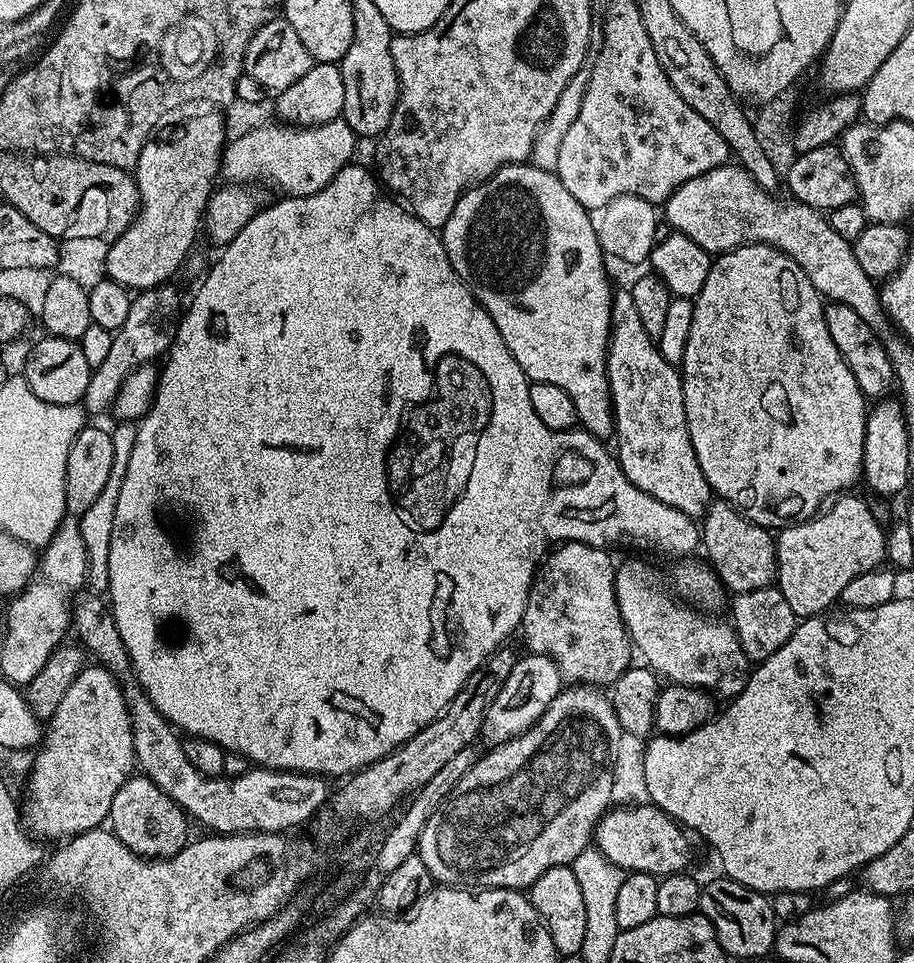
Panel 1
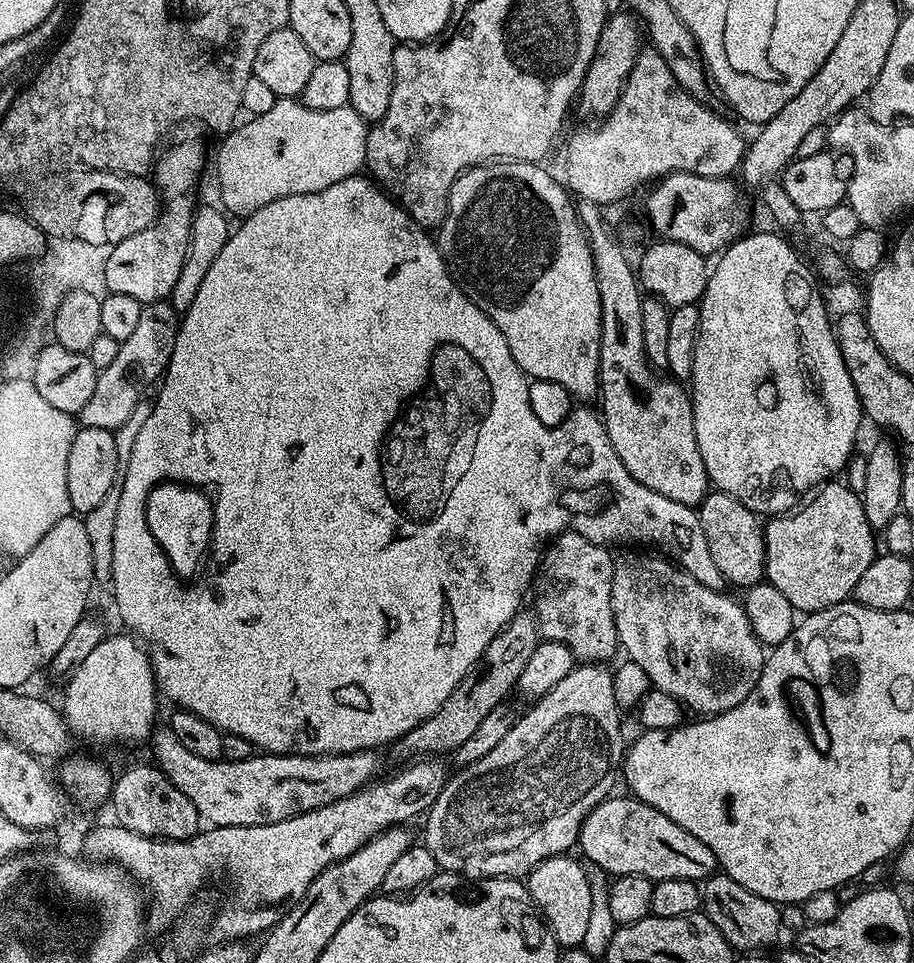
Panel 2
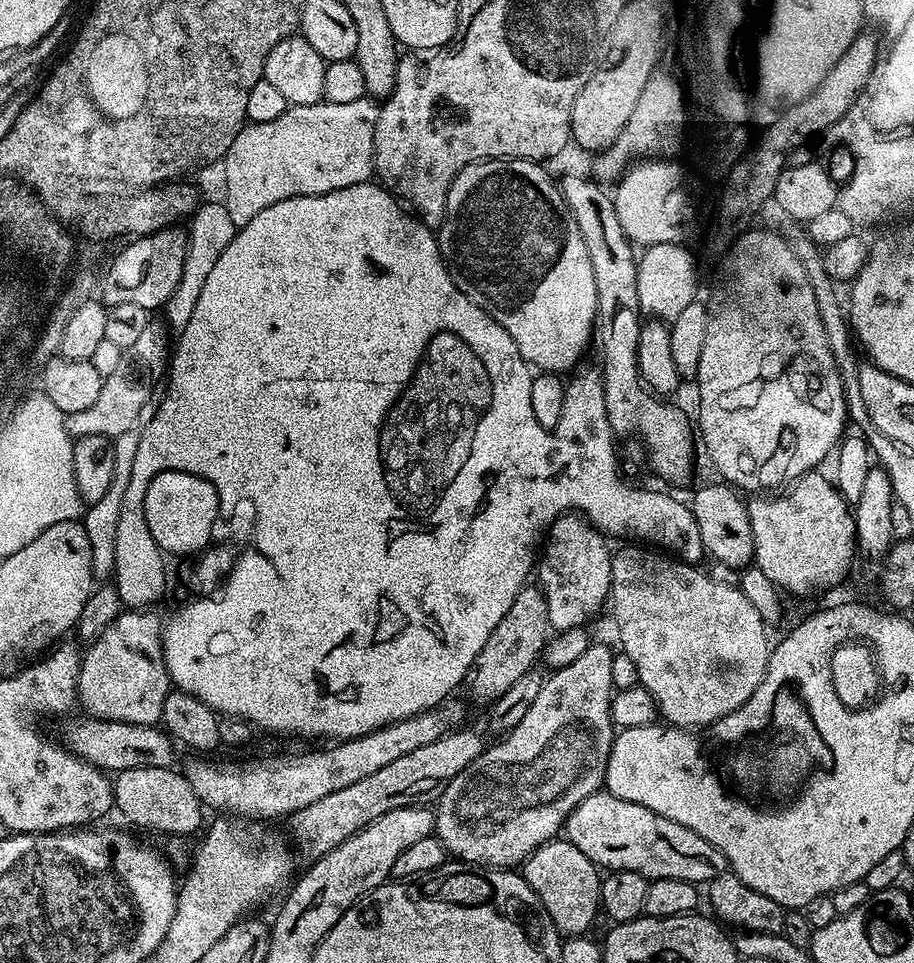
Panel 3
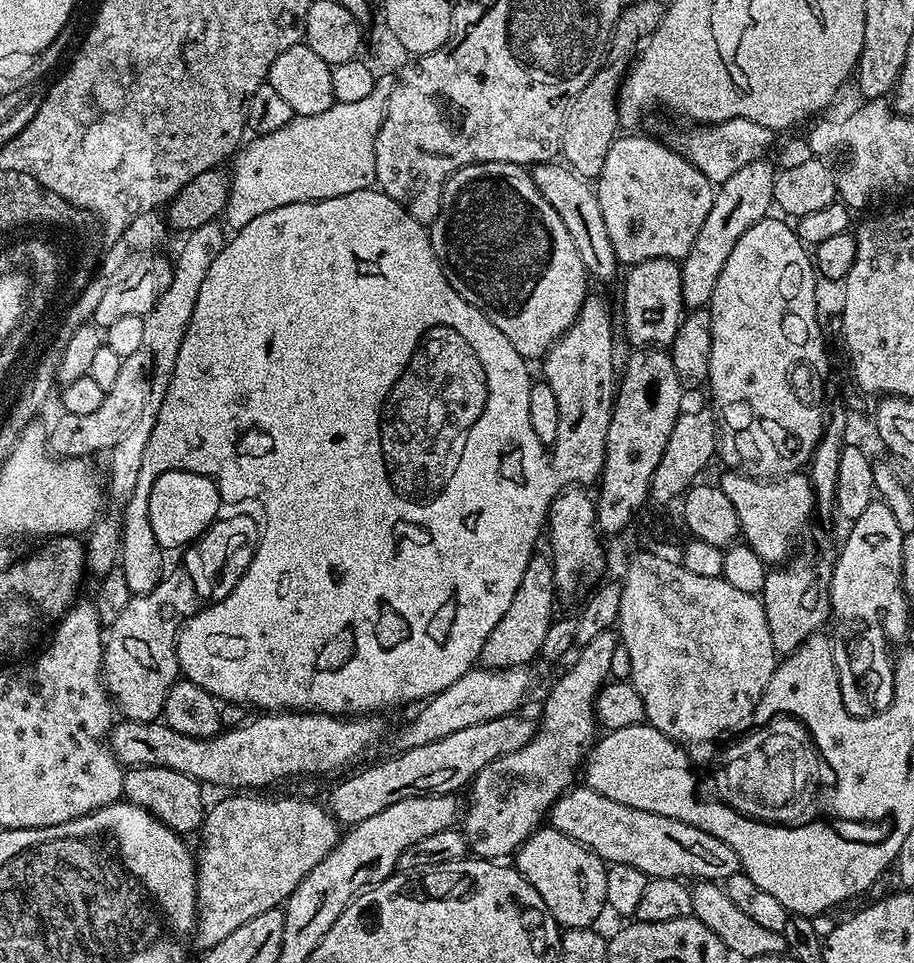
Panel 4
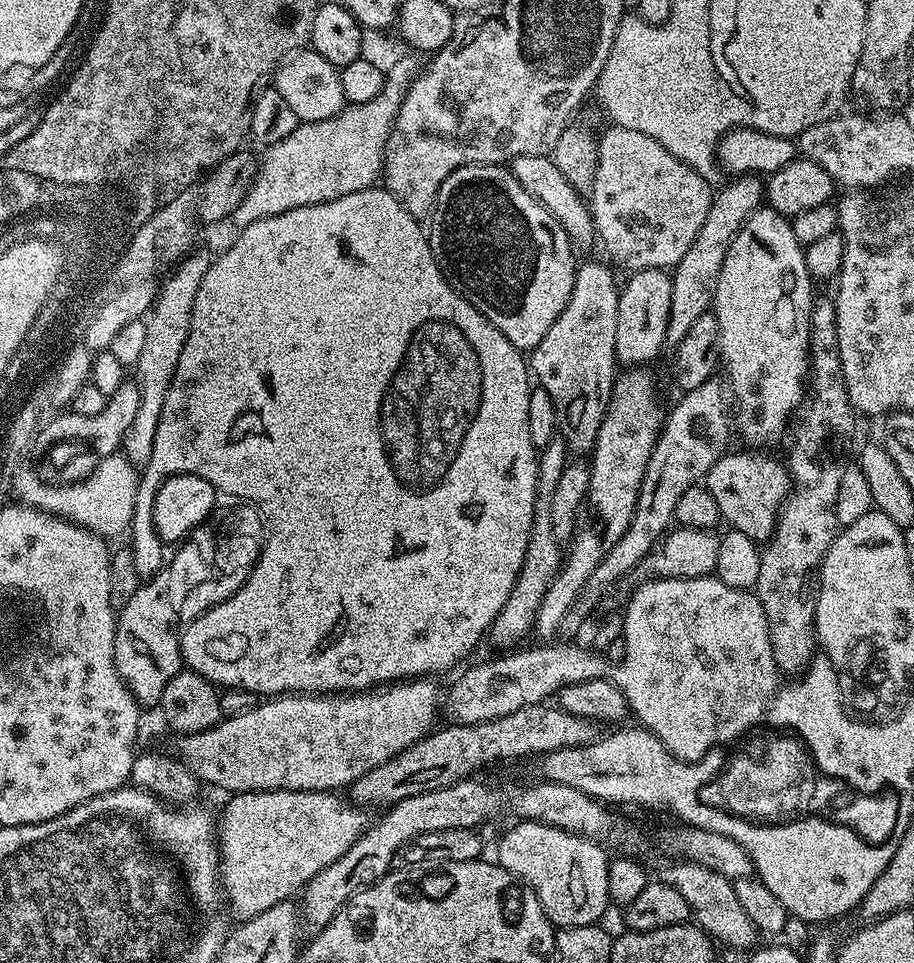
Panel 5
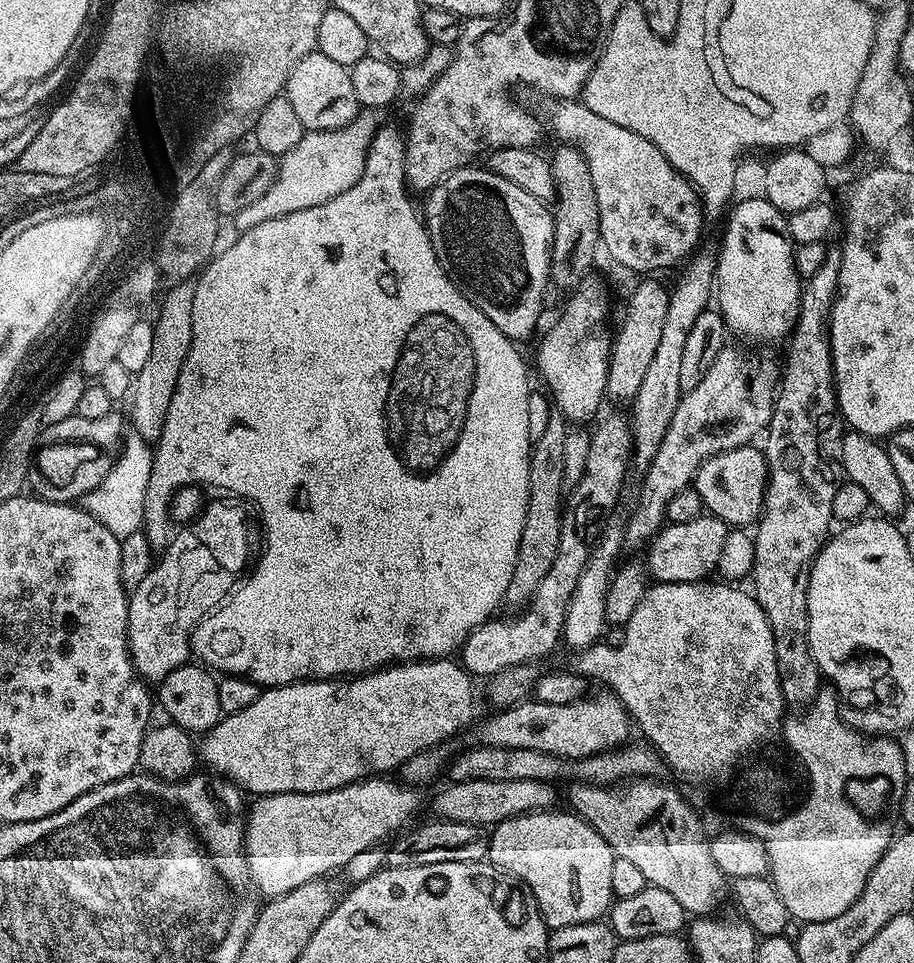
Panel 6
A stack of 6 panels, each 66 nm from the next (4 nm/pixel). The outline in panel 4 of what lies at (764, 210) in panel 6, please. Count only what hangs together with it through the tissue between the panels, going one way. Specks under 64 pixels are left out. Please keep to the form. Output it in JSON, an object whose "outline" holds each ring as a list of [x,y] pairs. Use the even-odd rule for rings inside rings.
{"outline":[[[772,219],[759,220],[738,238],[730,258],[726,258],[726,266],[722,266],[722,274],[718,274],[718,286],[714,286],[710,305],[712,345],[706,381],[706,388],[712,391],[711,407],[720,427],[719,459],[724,459],[729,469],[743,470],[760,478],[771,477],[773,473],[792,474],[811,461],[812,451],[826,427],[824,387],[828,384],[825,333],[816,317],[818,273],[813,257],[797,238],[791,223]]]}

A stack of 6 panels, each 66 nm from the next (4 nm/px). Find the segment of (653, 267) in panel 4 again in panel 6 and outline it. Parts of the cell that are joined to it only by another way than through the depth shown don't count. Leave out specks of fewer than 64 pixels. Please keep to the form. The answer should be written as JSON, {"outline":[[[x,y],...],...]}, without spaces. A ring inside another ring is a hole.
{"outline":[[[644,278],[632,292],[628,305],[624,308],[624,321],[620,324],[620,332],[615,333],[610,354],[610,366],[606,370],[608,396],[612,400],[631,402],[638,394],[638,386],[642,386],[642,377],[650,370],[650,362],[658,351],[658,341],[662,338],[662,325],[666,323],[669,289],[659,284],[659,279]]]}

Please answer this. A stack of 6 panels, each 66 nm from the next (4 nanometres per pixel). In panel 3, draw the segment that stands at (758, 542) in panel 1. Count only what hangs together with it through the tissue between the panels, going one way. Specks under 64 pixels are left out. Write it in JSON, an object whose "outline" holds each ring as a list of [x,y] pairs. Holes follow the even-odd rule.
{"outline":[[[715,483],[698,489],[690,499],[694,522],[698,522],[698,534],[702,534],[702,546],[718,563],[736,570],[746,569],[754,560],[754,534],[750,530],[747,503],[731,484]]]}

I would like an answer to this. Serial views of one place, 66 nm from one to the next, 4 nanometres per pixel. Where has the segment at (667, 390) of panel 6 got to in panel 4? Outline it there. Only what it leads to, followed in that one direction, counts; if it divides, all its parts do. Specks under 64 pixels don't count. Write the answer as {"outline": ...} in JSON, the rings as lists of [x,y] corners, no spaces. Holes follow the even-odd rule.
{"outline":[[[765,158],[750,162],[750,166],[742,166],[742,170],[726,178],[726,182],[715,189],[712,204],[703,213],[698,234],[683,260],[679,261],[685,309],[711,305],[714,286],[718,286],[718,274],[722,274],[722,266],[726,266],[726,258],[730,258],[738,238],[742,238],[750,226],[765,219],[771,213],[768,211],[773,211],[777,169],[774,164],[772,168],[770,161]]]}

